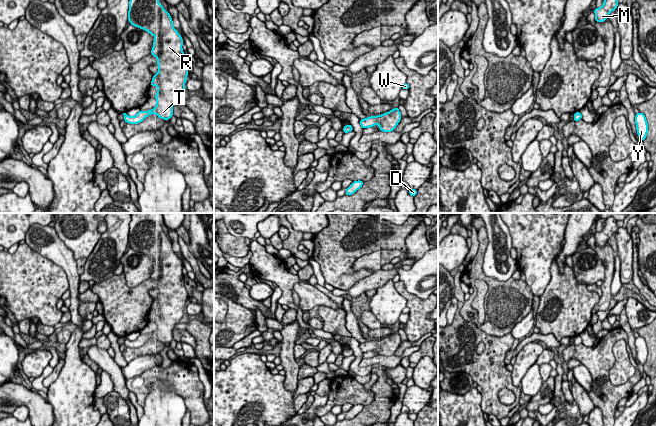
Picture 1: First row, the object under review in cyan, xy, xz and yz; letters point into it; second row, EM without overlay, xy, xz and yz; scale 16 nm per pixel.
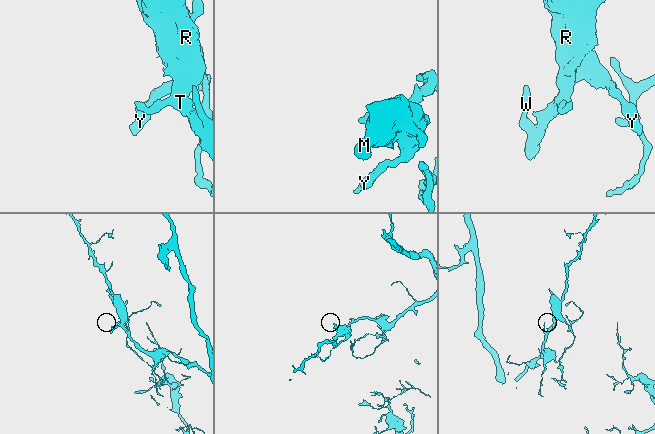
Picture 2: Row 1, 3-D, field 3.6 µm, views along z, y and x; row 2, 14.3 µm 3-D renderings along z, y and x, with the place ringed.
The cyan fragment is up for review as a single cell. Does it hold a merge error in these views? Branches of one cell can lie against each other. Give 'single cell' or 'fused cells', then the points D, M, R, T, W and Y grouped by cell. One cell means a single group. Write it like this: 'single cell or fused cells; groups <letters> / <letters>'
single cell; groups D M R T W Y

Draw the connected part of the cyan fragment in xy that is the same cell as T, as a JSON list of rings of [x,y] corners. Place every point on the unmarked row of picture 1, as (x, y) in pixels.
[[[132,213],[131,222],[129,225],[128,244],[130,248],[146,254],[155,260],[153,272],[150,279],[157,282],[159,290],[158,297],[153,299],[150,310],[158,310],[155,323],[157,329],[149,335],[140,334],[134,341],[124,339],[124,345],[130,348],[138,348],[142,346],[150,338],[156,338],[159,342],[169,344],[173,340],[173,329],[181,320],[185,313],[185,306],[188,303],[188,292],[185,288],[184,276],[182,273],[183,263],[177,254],[173,251],[173,246],[170,238],[166,235],[162,228],[158,227],[160,223],[160,214],[158,213]]]

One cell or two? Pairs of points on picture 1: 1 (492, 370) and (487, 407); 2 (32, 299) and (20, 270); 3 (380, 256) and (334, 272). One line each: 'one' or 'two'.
1: one
2: one
3: two

